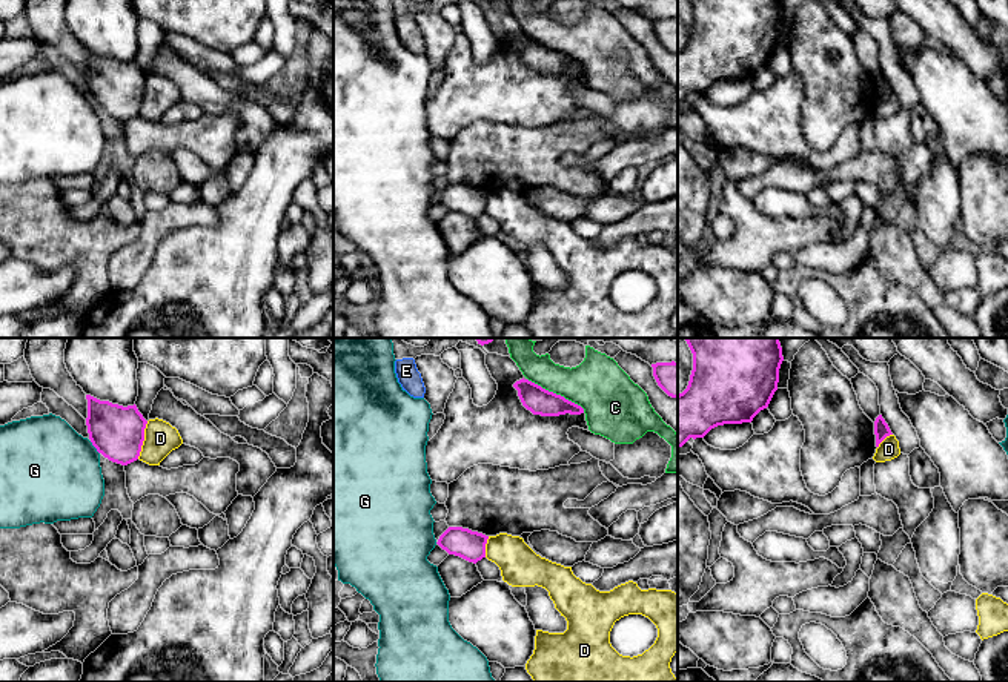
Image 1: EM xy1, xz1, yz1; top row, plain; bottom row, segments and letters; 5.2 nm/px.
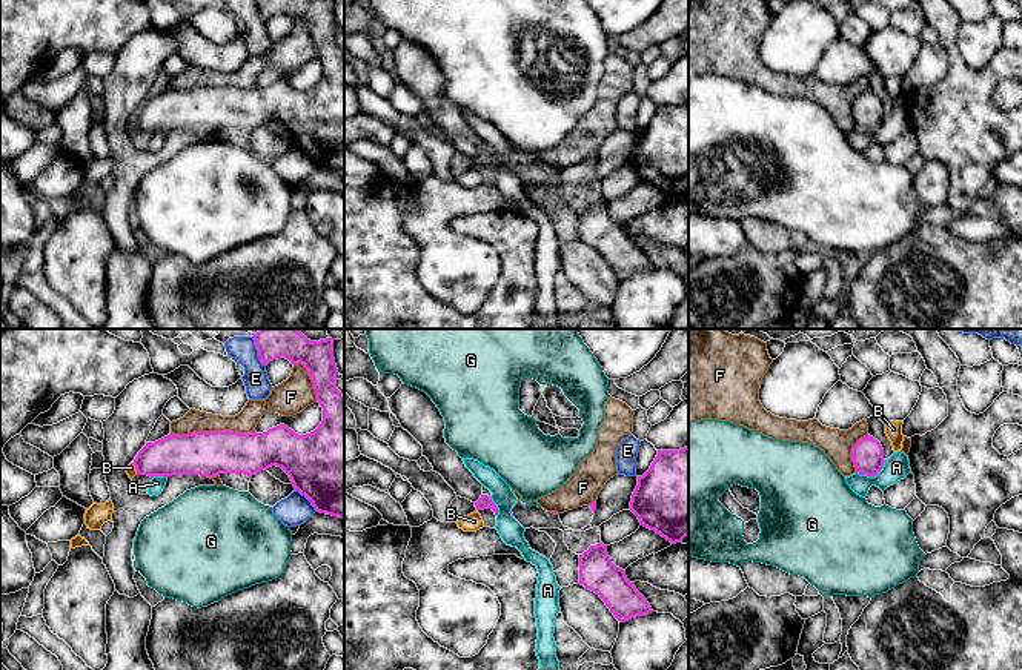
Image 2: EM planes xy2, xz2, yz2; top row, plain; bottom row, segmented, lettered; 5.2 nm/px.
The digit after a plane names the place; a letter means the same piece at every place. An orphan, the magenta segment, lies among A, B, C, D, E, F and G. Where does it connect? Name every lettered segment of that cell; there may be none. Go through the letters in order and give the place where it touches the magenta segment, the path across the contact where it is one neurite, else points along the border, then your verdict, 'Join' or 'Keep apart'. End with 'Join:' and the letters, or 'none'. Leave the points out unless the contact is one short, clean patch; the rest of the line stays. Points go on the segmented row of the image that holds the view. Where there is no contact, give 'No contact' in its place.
A: Touches magenta at yz2 (873, 475). Boundary: yz2 (885, 460), (875, 475), (859, 475), (856, 472). Keep apart
B: Touches magenta at xy2 (136, 469). Boundary: xy2 (131, 463), (137, 474). Keep apart
C: Touches magenta at xz1 (555, 393). Keep apart
D: Touches magenta at xy1 (143, 440). Boundary: xy1 (148, 421), (137, 458). Keep apart
E: Touches magenta at xy2 (308, 498). Keep apart
F: Touches magenta at xy2 (212, 432). Keep apart
G: Touches magenta at xy1 (94, 446). Boundary: xy1 (89, 441), (99, 453). Keep apart
Join: none

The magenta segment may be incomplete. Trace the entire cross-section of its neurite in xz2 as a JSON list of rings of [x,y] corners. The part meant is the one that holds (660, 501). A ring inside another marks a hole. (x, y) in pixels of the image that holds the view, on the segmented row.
[[[689,446],[658,450],[650,469],[638,476],[630,510],[641,526],[672,544],[689,535]]]

